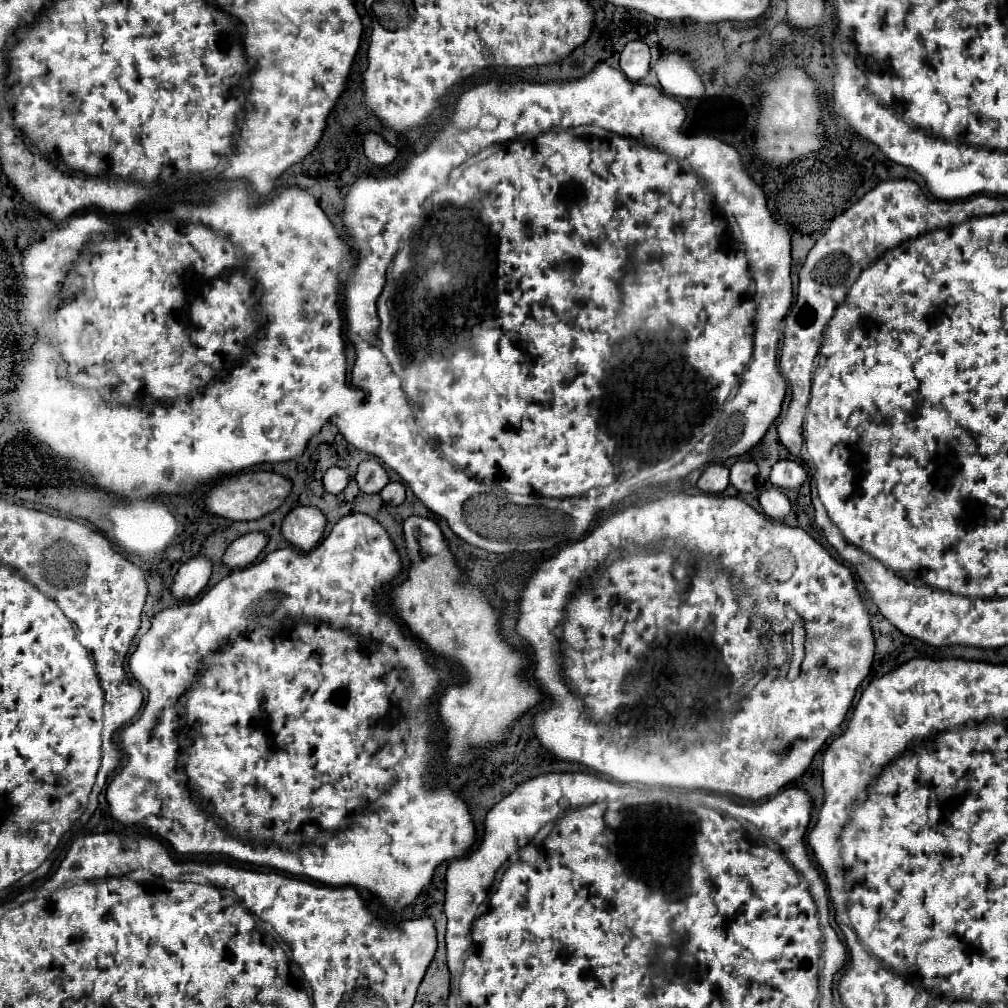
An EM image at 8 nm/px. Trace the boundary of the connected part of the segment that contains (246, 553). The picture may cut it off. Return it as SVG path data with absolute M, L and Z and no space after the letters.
M262 532L244 534L228 546L228 550L222 556L222 564L230 570L246 568L258 558L258 554L264 550L266 542L268 542L268 538Z

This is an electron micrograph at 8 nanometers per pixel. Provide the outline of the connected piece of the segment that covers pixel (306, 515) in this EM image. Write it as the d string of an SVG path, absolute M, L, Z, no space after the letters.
M312 506L294 508L282 522L282 536L302 552L310 552L324 534L326 518Z

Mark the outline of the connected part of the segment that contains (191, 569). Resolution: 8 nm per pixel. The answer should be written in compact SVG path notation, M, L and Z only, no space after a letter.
M204 556L190 558L186 564L182 564L178 568L178 572L174 576L174 584L170 588L172 596L178 602L194 600L208 584L210 572L212 572L212 564Z

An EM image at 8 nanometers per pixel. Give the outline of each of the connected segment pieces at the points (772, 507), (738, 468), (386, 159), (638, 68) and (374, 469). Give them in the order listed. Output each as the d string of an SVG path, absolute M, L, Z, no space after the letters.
M770 488L770 490L764 490L760 494L760 506L764 510L764 514L768 518L774 518L774 520L782 520L784 516L790 514L792 510L792 504L790 500L784 496L782 490L778 488Z
M738 460L730 468L730 484L740 492L754 492L756 490L756 474L758 466L750 460Z
M368 132L364 138L364 152L370 158L370 162L378 166L386 166L396 158L396 148L388 144L380 134Z
M642 40L626 44L622 50L620 68L630 80L644 78L650 70L650 48L648 48L648 44Z
M364 460L358 466L358 474L356 474L356 482L358 488L366 494L378 494L386 484L388 484L388 474L382 468L380 462L376 460Z

